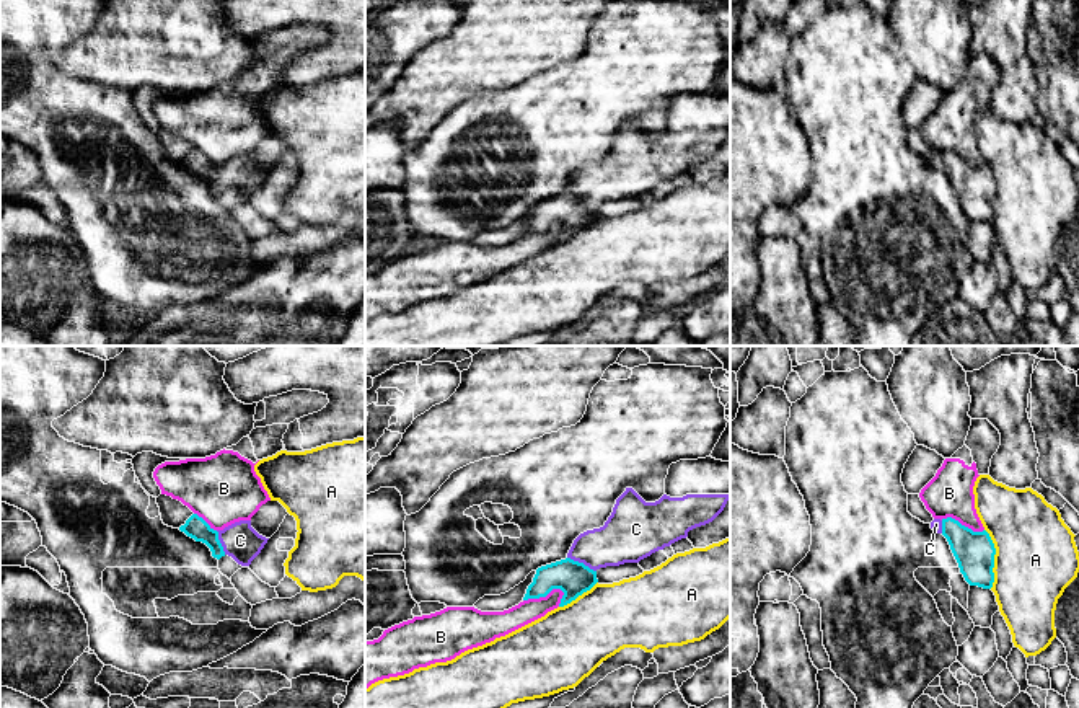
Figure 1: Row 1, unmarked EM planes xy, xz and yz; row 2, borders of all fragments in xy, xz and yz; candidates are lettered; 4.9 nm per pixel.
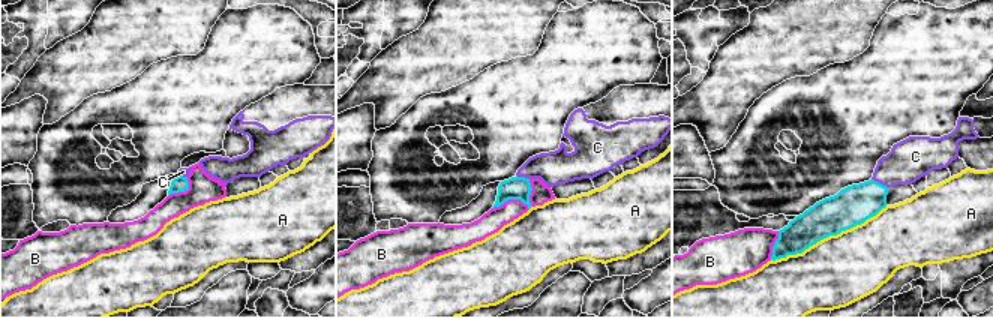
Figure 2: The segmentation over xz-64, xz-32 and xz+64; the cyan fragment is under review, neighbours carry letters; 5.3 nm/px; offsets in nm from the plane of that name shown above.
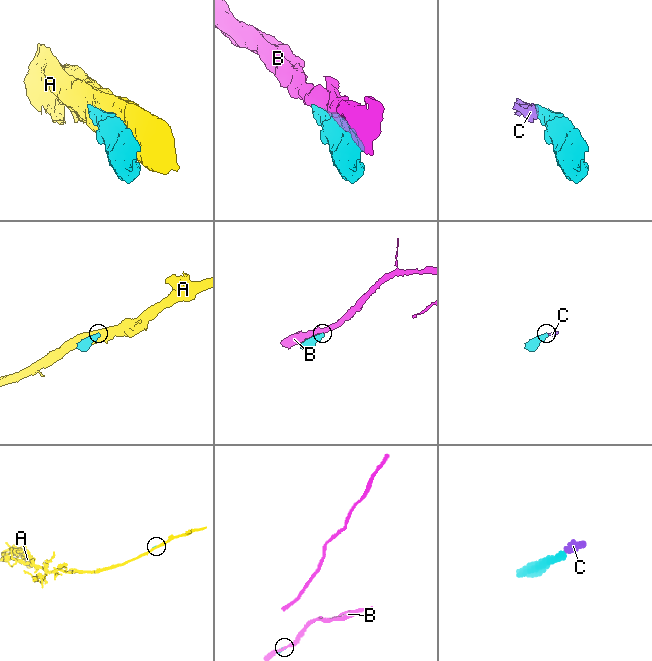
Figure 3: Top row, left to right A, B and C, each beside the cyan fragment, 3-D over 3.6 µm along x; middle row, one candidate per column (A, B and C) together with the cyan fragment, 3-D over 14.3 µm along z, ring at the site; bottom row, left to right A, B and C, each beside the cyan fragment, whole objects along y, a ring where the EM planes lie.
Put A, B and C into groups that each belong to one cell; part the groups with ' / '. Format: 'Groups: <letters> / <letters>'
Groups: A / B / C

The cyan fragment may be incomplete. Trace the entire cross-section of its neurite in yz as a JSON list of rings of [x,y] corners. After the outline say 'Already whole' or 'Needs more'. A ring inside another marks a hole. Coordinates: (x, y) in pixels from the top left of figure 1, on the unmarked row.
[[[952,152],[934,153],[931,163],[947,173],[960,207],[970,220],[993,222],[996,183],[986,165],[973,166]]]. Needs more

